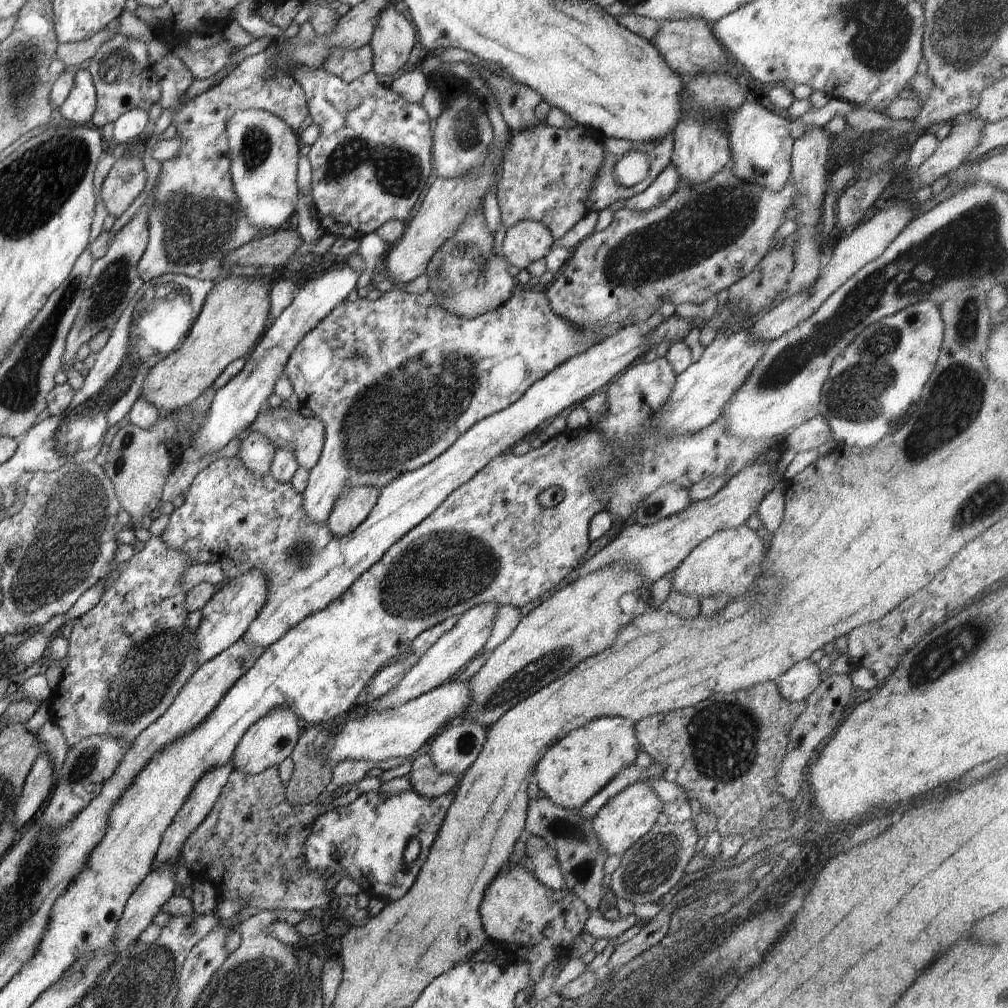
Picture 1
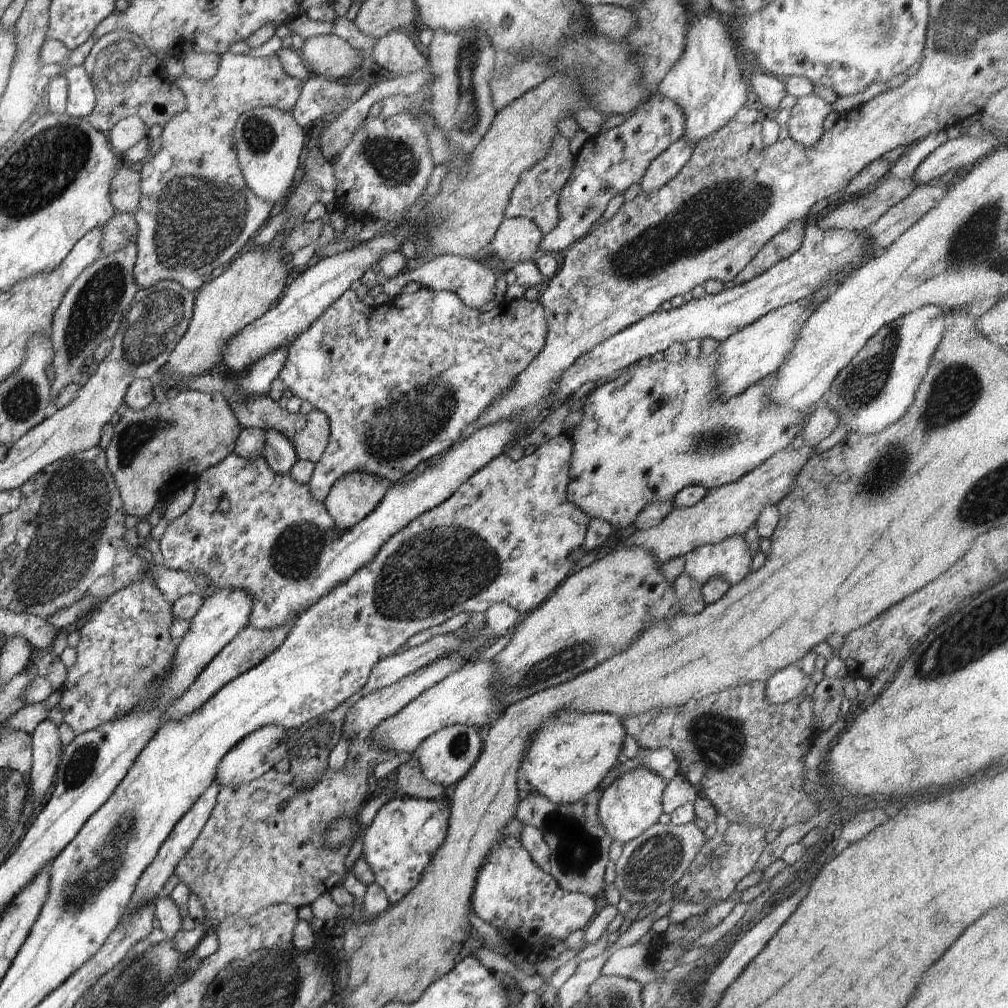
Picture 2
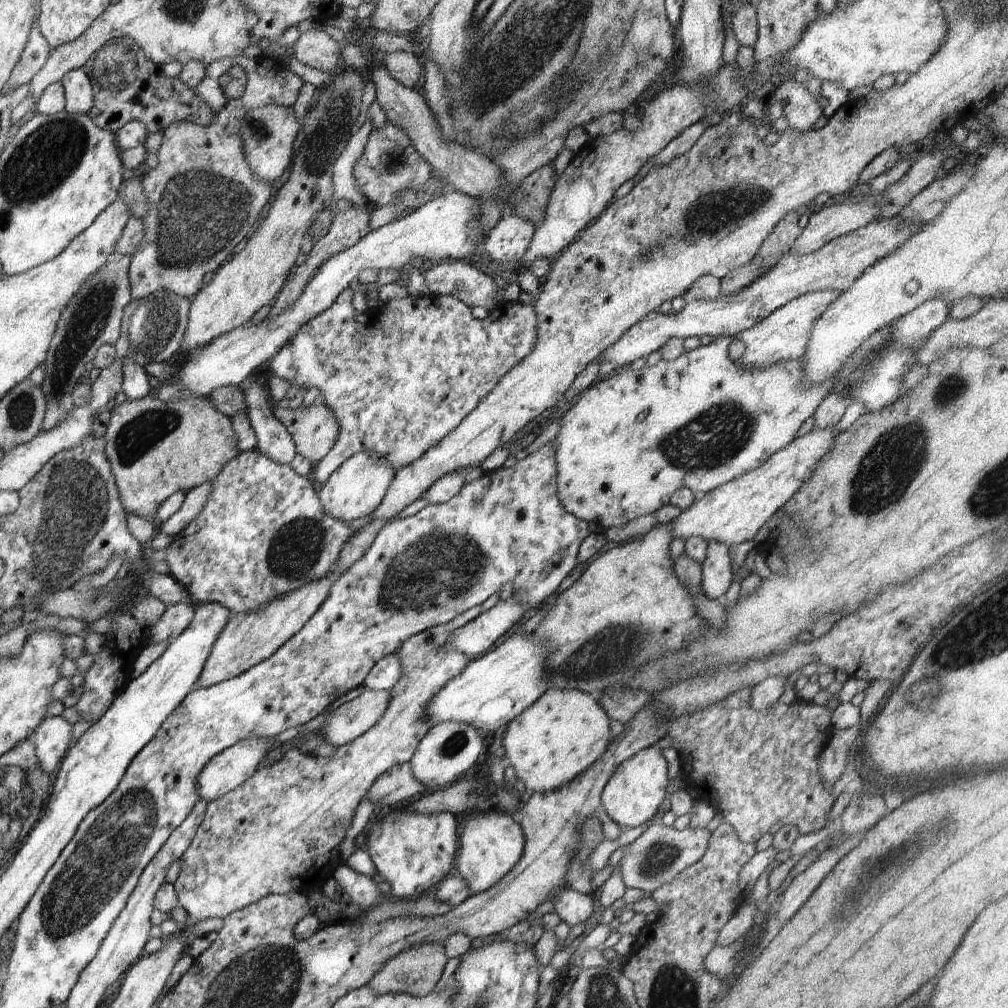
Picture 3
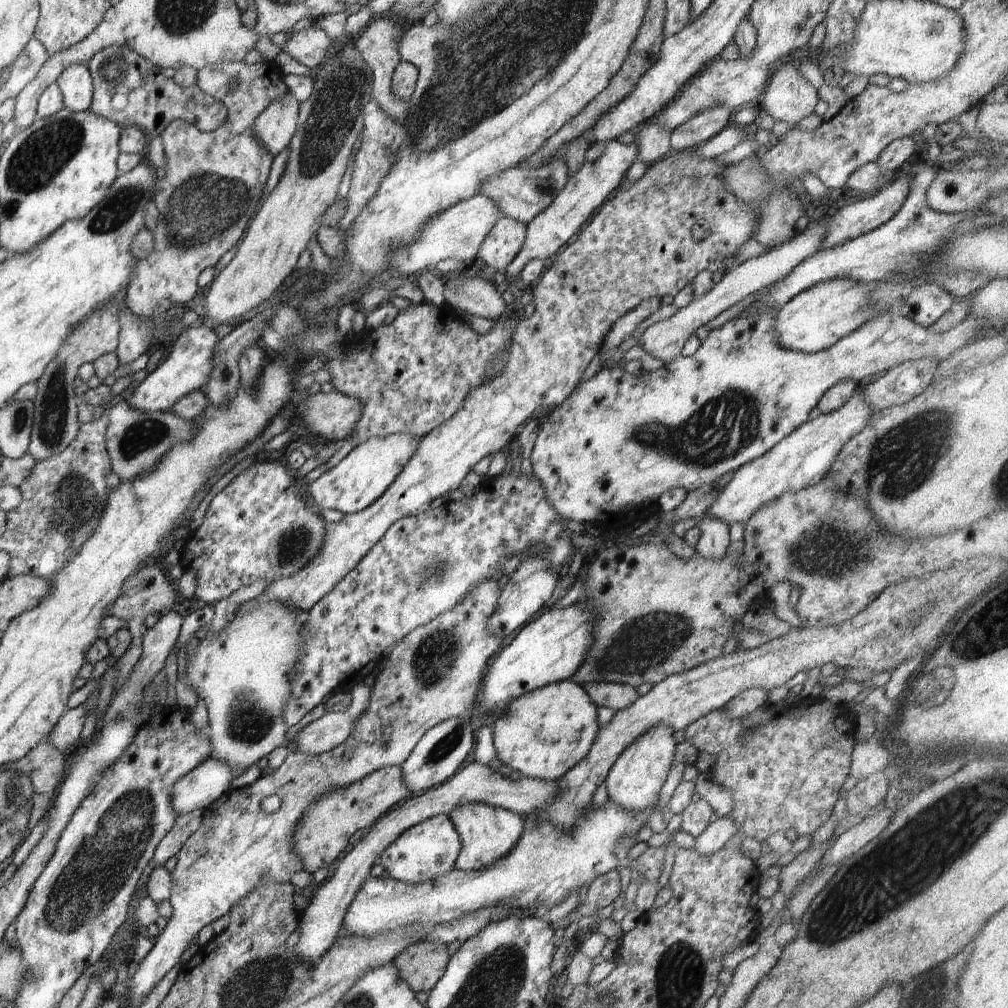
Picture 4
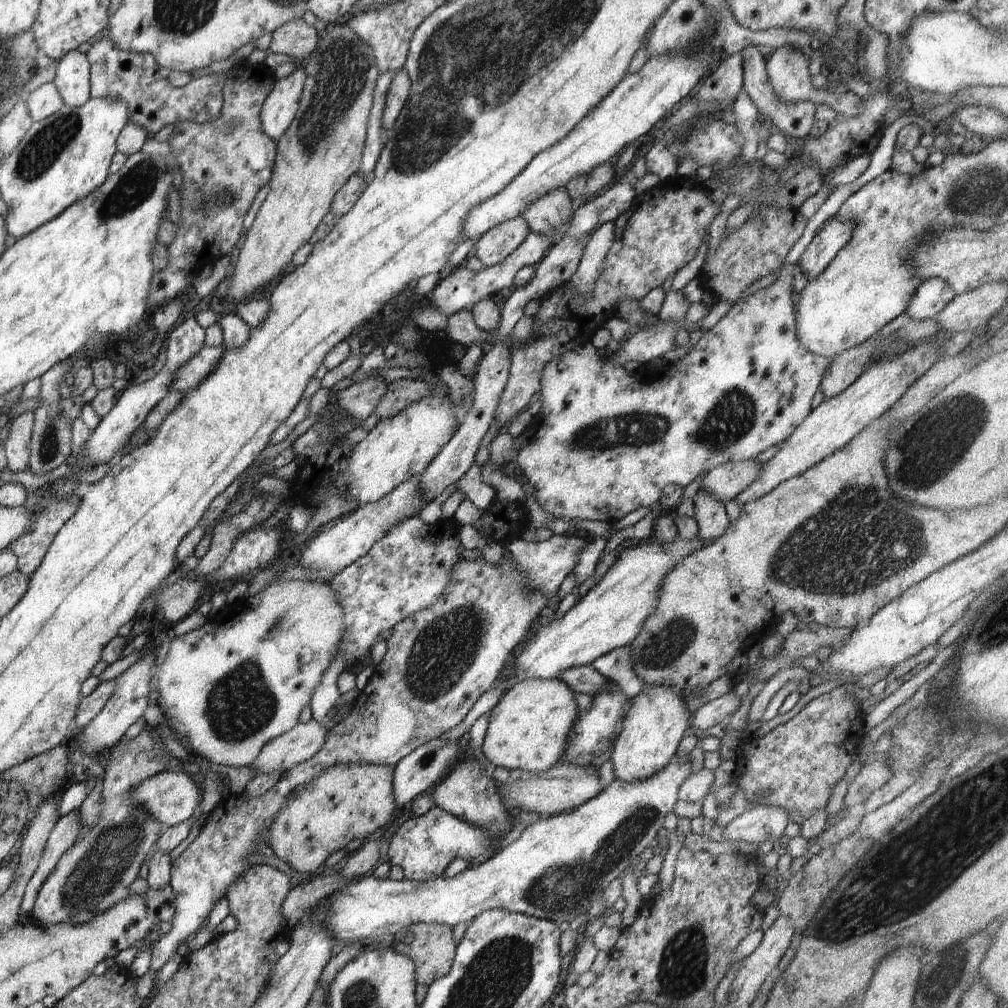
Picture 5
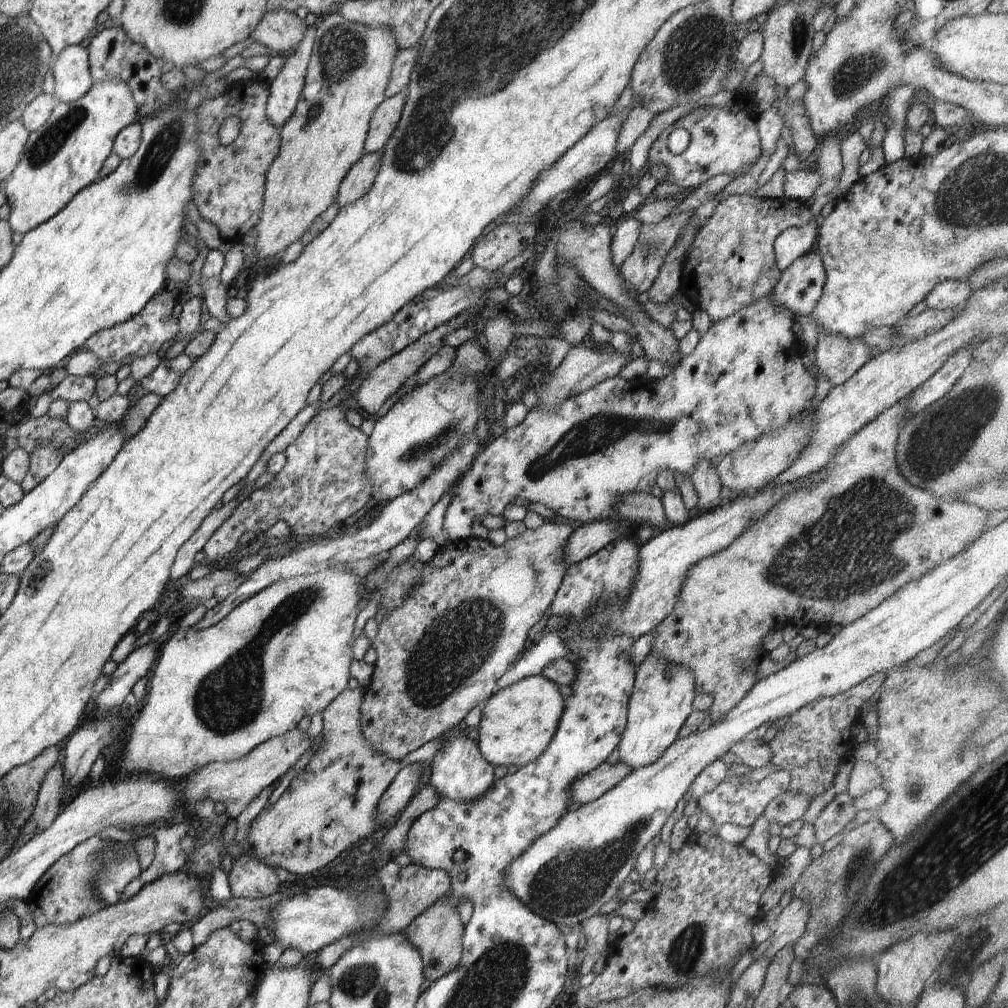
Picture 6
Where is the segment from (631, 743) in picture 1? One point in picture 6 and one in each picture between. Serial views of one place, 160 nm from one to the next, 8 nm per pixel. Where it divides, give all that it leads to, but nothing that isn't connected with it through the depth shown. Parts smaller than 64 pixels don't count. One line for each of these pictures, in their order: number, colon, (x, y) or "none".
2: (569, 754)
3: (563, 732)
4: (543, 733)
5: (528, 727)
6: (518, 722)

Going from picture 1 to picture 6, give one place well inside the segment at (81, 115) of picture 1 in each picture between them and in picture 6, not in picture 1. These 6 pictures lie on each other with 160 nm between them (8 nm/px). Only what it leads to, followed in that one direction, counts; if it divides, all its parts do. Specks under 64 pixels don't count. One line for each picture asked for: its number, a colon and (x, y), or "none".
2: (80, 94)
3: (79, 99)
4: (75, 82)
5: (72, 75)
6: (72, 76)

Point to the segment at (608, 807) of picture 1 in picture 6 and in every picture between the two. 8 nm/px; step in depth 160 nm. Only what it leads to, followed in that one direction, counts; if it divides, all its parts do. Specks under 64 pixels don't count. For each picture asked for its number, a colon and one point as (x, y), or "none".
2: (633, 802)
3: (633, 794)
4: (634, 781)
5: (651, 730)
6: (663, 693)

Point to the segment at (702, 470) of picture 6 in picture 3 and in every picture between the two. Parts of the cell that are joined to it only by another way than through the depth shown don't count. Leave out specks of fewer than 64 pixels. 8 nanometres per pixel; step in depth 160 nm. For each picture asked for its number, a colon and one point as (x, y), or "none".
3: (717, 567)
4: (714, 540)
5: (710, 514)

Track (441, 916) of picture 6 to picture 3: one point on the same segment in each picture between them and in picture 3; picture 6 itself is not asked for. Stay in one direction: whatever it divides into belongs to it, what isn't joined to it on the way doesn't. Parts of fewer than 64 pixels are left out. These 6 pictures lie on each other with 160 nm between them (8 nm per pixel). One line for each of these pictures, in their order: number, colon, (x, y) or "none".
3: (416, 971)
4: (421, 965)
5: (432, 948)

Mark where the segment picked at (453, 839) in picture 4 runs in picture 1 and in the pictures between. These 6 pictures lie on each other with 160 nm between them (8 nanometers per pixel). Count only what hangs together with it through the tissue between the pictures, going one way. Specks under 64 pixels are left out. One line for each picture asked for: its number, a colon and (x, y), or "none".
1: (368, 837)
2: (406, 832)
3: (412, 851)

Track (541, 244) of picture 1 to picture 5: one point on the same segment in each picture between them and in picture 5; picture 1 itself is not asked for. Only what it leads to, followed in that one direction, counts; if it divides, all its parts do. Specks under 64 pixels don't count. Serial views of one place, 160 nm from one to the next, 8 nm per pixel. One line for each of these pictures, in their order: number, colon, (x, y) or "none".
2: (518, 239)
3: (508, 240)
4: (505, 240)
5: (498, 243)

